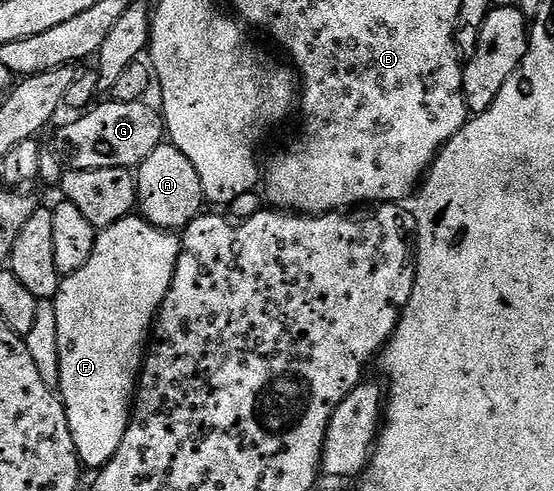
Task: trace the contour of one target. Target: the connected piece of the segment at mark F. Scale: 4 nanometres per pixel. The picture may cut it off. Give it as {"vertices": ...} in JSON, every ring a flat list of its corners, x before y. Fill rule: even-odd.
{"vertices":[[134,213,104,228,95,241,91,261,87,261,79,273,62,278,61,288,53,300,59,324,59,394,65,404,71,437,82,468,105,467,107,461,115,457,115,449,119,449,123,433,127,433,139,372,151,339,151,328,157,318,157,310,169,292,180,252,181,240,174,232,160,231,140,214]]}

